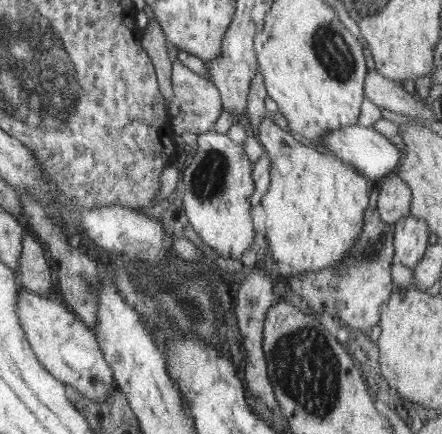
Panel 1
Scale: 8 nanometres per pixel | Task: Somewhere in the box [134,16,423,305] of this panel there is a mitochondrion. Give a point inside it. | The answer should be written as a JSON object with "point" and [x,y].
{"point":[333,53]}

